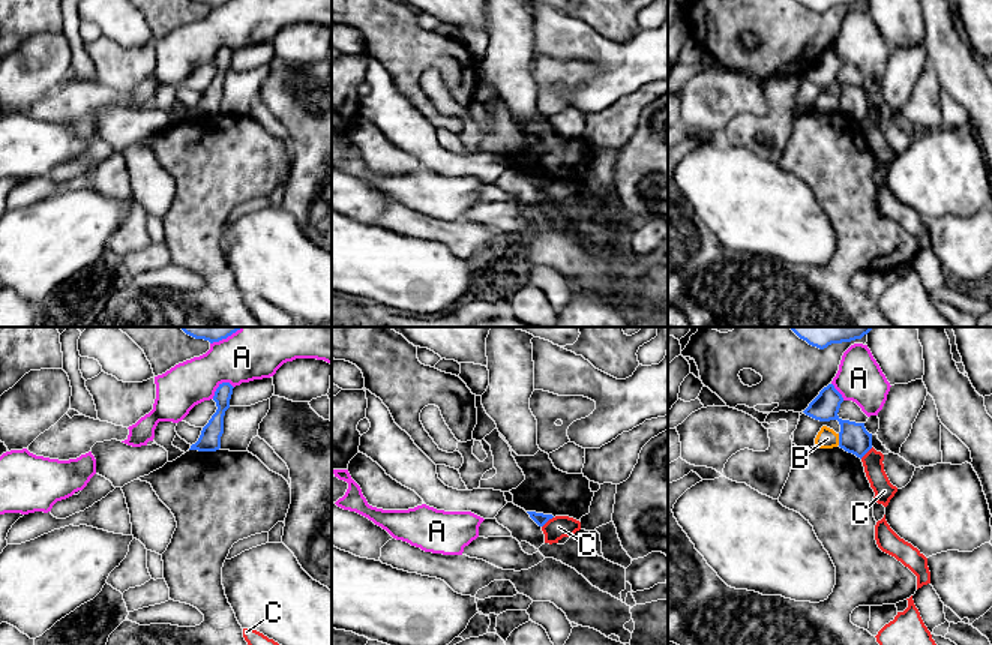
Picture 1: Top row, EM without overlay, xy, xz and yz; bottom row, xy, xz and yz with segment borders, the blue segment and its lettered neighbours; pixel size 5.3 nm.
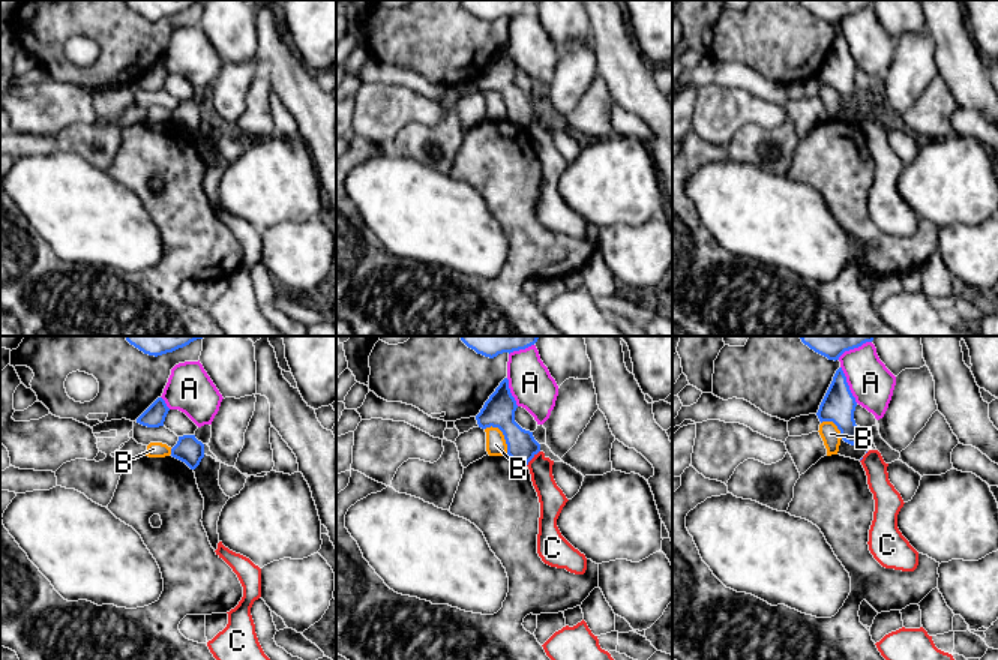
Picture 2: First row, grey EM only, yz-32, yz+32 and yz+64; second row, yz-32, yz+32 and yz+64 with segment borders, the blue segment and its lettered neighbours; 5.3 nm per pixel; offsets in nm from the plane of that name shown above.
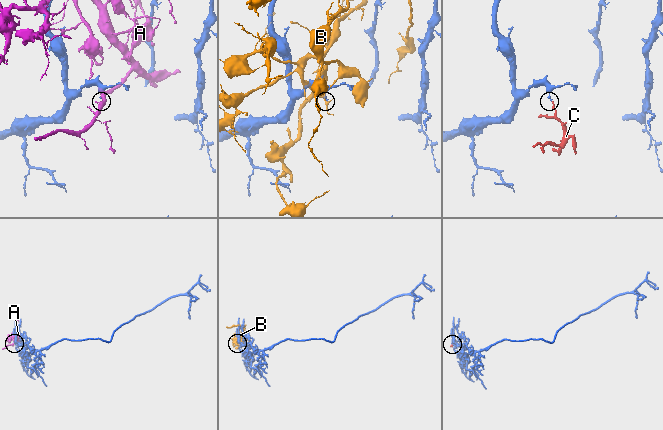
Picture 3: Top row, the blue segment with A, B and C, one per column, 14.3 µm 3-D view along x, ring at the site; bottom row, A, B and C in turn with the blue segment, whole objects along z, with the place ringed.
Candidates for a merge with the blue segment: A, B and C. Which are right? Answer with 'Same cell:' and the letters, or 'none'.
Same cell: none

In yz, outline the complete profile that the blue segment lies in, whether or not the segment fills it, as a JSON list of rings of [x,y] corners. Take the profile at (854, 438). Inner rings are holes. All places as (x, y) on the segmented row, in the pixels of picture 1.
[[[828,384],[803,412],[819,422],[837,420],[840,424],[839,447],[861,459],[872,448],[872,434],[866,430],[864,423],[842,420],[837,416],[842,402],[842,394],[833,384]]]

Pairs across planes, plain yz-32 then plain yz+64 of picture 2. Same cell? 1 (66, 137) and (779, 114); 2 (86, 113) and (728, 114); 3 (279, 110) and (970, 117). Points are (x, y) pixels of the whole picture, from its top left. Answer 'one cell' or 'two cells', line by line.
1: two cells
2: one cell
3: one cell

